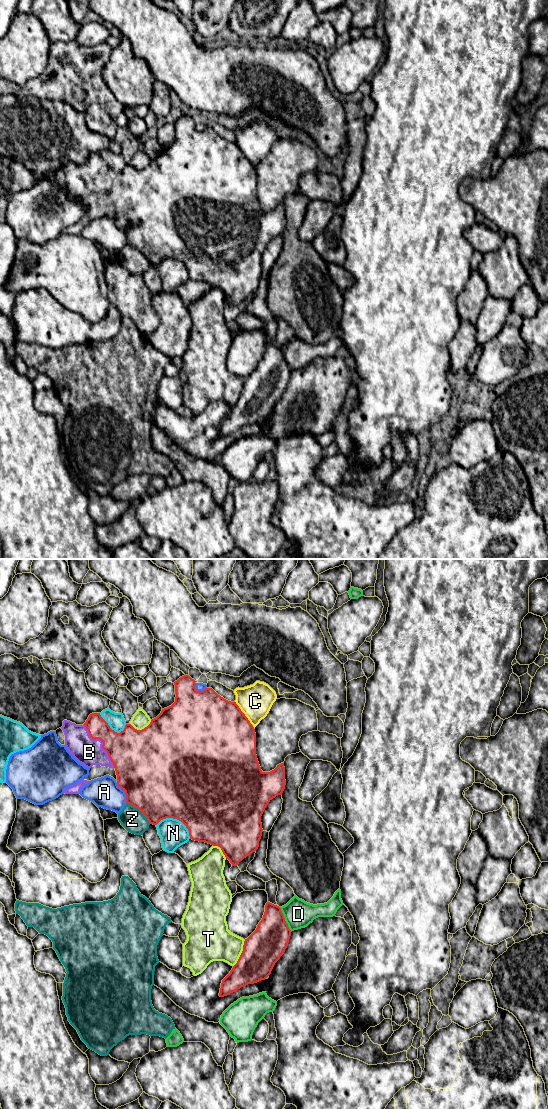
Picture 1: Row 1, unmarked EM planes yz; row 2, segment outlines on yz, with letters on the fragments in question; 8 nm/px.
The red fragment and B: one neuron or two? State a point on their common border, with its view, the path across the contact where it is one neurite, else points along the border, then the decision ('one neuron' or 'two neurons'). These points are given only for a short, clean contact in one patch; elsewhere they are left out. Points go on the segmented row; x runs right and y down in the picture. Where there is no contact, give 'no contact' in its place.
meets red in yz at (103, 743); one neuron

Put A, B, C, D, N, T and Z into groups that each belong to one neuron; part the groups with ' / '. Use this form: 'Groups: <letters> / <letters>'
Groups: A / B / C / D / N / T / Z

